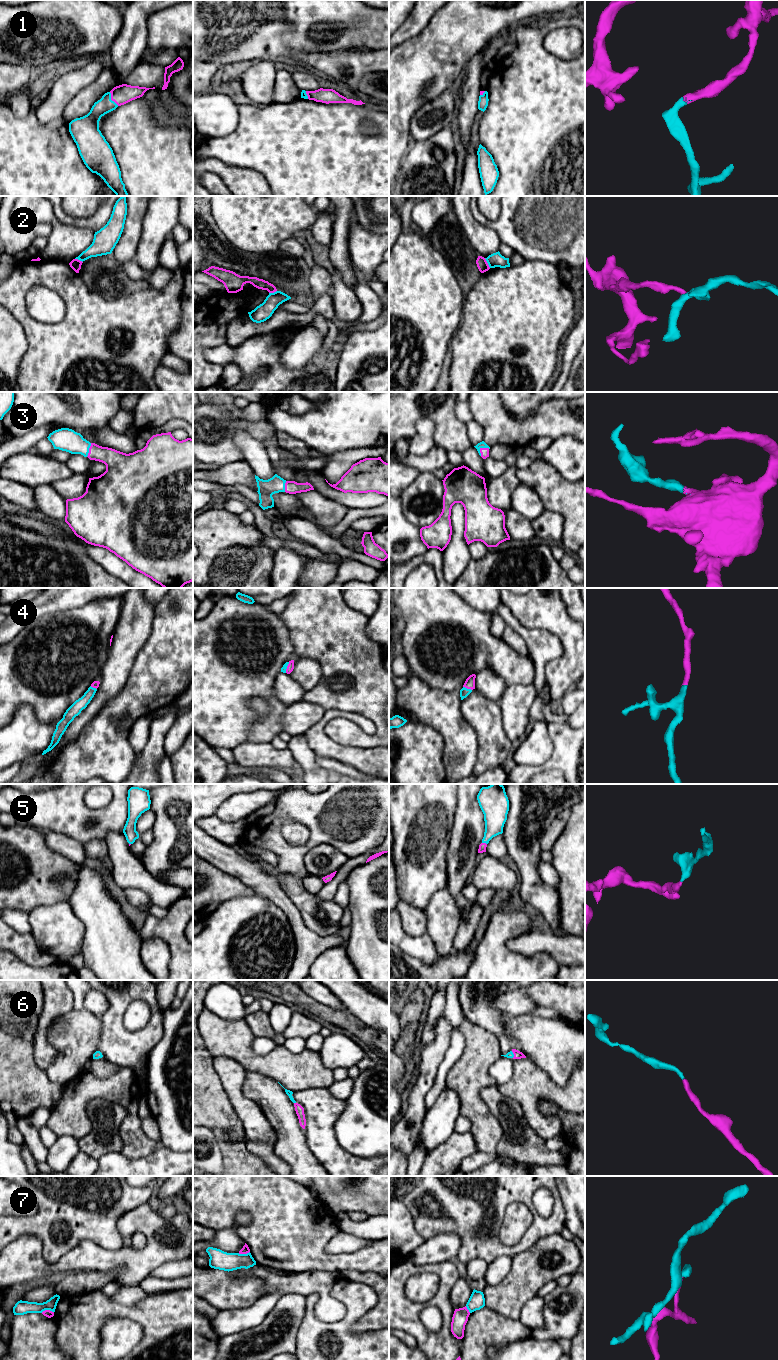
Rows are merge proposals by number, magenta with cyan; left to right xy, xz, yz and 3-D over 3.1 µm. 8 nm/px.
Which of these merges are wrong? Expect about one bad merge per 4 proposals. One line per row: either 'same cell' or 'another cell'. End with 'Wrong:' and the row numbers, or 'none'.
1: same cell
2: another cell
3: same cell
4: same cell
5: same cell
6: same cell
7: another cell
Wrong: 2, 7

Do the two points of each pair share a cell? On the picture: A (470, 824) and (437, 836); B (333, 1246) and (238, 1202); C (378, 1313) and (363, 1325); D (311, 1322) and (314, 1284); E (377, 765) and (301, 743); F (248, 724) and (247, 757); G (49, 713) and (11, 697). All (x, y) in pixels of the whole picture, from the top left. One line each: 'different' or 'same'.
A: different
B: different
C: same
D: different
E: different
F: different
G: same

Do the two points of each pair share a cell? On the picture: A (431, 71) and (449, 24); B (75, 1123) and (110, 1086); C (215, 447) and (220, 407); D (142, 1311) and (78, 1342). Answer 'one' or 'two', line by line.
A: one
B: one
C: one
D: one

